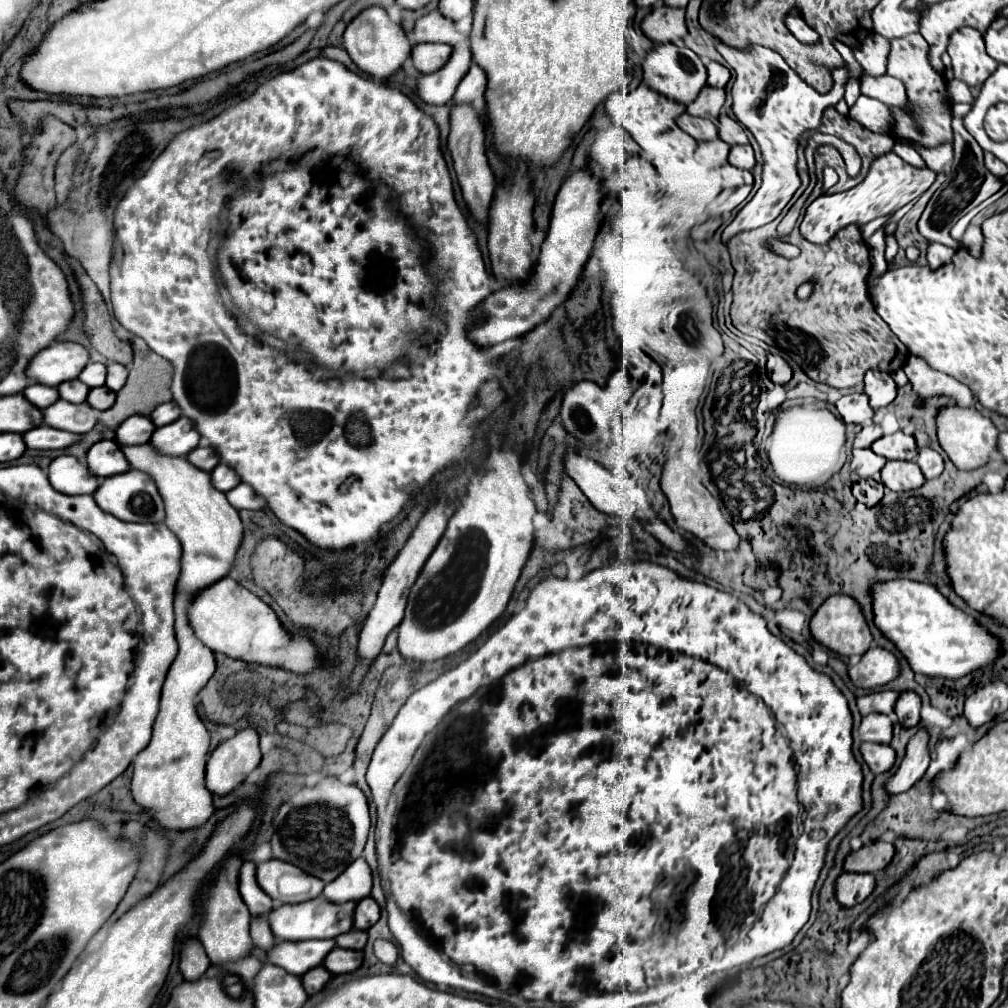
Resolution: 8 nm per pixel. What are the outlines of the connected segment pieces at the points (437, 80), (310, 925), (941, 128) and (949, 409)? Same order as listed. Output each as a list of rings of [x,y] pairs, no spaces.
[[[453,52],[449,64],[441,68],[441,72],[425,74],[417,80],[417,94],[427,104],[449,104],[455,94],[459,80],[467,74],[471,66],[471,58],[465,52]]]
[[[323,896],[301,904],[283,904],[277,908],[277,940],[311,940],[311,938],[337,938],[353,928],[355,902],[333,904]]]
[[[909,34],[891,40],[891,52],[887,58],[887,74],[899,78],[907,88],[909,109],[889,106],[893,114],[891,136],[895,140],[907,140],[923,148],[935,148],[939,144],[951,144],[951,98],[947,96],[945,78],[929,62],[929,44],[919,34]]]
[[[943,406],[935,418],[937,438],[949,460],[959,470],[975,470],[981,468],[989,460],[989,452],[995,452],[999,430],[987,416],[981,416],[975,408],[961,408],[961,406]]]

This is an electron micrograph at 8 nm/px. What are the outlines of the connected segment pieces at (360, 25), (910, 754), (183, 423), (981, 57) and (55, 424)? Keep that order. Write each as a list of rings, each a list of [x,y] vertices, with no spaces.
[[[371,6],[363,10],[345,30],[343,34],[343,48],[349,52],[351,60],[357,64],[359,70],[369,74],[371,78],[387,80],[389,76],[397,74],[403,68],[405,60],[411,56],[411,42],[407,40],[403,28],[395,24],[383,8]]]
[[[919,730],[907,746],[907,754],[893,776],[885,782],[885,792],[889,796],[897,796],[907,792],[917,780],[925,776],[929,768],[929,734]]]
[[[181,416],[179,420],[161,426],[153,432],[151,444],[155,448],[161,448],[161,452],[169,452],[171,456],[185,456],[199,444],[199,432],[195,430],[193,420],[187,416]]]
[[[959,28],[953,32],[947,52],[951,56],[955,78],[967,86],[983,84],[997,68],[997,62],[985,52],[981,32],[975,28]]]
[[[57,400],[49,408],[43,410],[43,422],[57,430],[67,430],[73,434],[91,432],[97,422],[99,412],[93,410],[87,402],[71,404],[65,400]]]

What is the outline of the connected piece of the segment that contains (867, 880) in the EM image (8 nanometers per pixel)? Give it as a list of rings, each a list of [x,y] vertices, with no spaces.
[[[843,872],[835,880],[835,898],[841,906],[855,906],[863,902],[875,888],[875,876],[873,874],[851,874]]]

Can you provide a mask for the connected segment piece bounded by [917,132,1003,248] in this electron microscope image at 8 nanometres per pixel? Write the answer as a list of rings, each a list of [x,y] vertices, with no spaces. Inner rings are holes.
[[[963,132],[955,136],[953,140],[953,148],[957,152],[957,156],[953,158],[953,166],[951,166],[951,178],[947,182],[941,184],[941,188],[937,190],[937,194],[931,196],[929,204],[927,204],[927,210],[923,210],[919,222],[917,222],[917,230],[921,236],[925,236],[929,242],[939,242],[939,244],[945,244],[949,248],[959,248],[961,244],[957,240],[953,240],[949,236],[949,230],[951,226],[961,218],[965,216],[971,208],[979,206],[985,198],[989,198],[991,194],[995,194],[1001,186],[1003,186],[1003,180],[1001,178],[995,178],[991,176],[991,172],[985,168],[983,164],[983,150],[979,150],[979,144],[973,140],[971,134]],[[975,150],[977,150],[977,156],[975,156]],[[975,176],[981,176],[981,178],[975,178]],[[983,176],[991,176],[991,178],[983,178]]]

